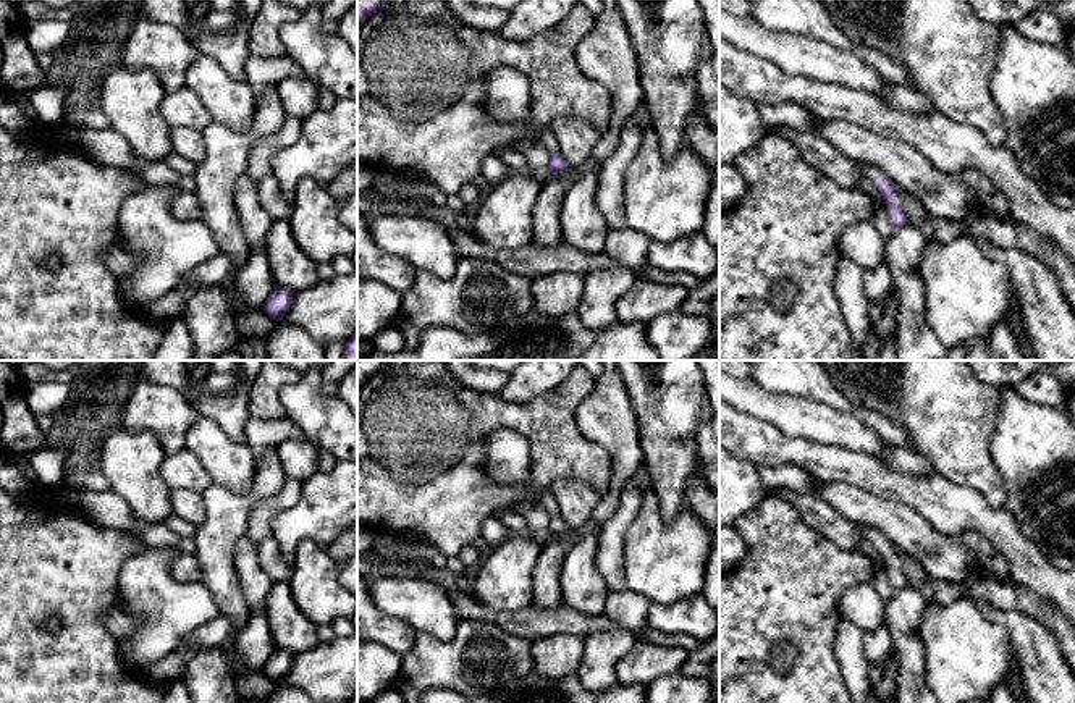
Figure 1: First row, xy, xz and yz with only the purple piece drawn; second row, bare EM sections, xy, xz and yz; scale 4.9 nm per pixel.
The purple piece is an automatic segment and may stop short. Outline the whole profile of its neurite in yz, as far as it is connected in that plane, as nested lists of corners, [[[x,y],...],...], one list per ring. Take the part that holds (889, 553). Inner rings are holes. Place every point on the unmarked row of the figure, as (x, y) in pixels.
[[[858,524],[858,530],[862,537],[866,541],[870,541],[876,548],[876,551],[881,554],[892,591],[905,587],[907,577],[902,570],[899,549],[878,528]]]

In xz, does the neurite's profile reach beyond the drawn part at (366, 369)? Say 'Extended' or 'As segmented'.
As segmented

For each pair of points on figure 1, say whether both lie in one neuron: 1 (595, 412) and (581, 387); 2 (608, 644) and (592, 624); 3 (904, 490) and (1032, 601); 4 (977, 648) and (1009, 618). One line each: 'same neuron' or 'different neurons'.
1: different neurons
2: different neurons
3: different neurons
4: different neurons

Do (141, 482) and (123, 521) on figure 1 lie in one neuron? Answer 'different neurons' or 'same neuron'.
different neurons

